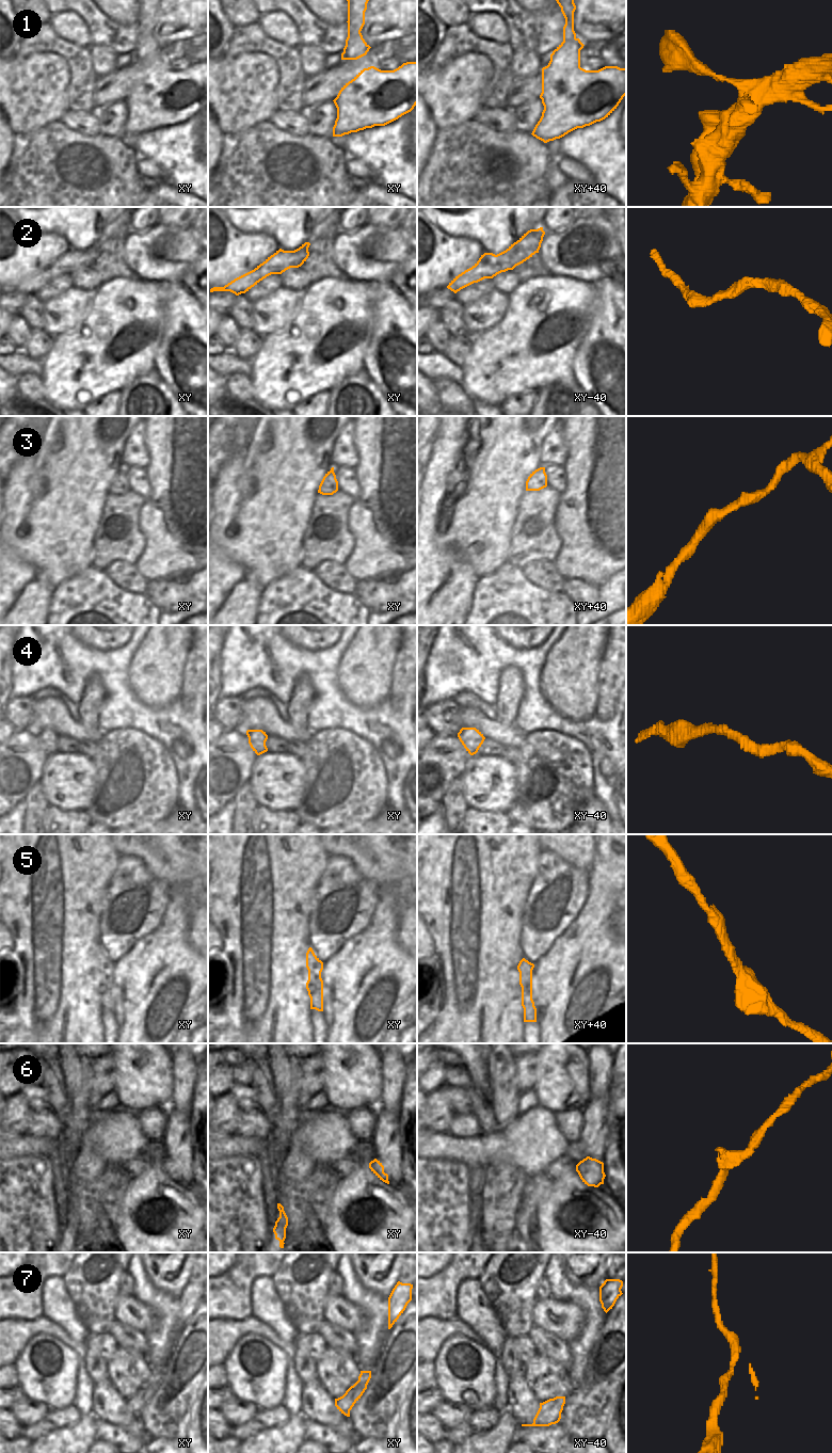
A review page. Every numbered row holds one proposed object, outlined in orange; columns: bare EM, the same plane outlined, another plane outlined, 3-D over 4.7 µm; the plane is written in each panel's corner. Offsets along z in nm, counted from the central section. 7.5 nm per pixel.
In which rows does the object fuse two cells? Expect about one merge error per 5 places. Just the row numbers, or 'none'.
1

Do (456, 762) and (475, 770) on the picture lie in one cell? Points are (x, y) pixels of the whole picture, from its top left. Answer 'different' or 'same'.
different

